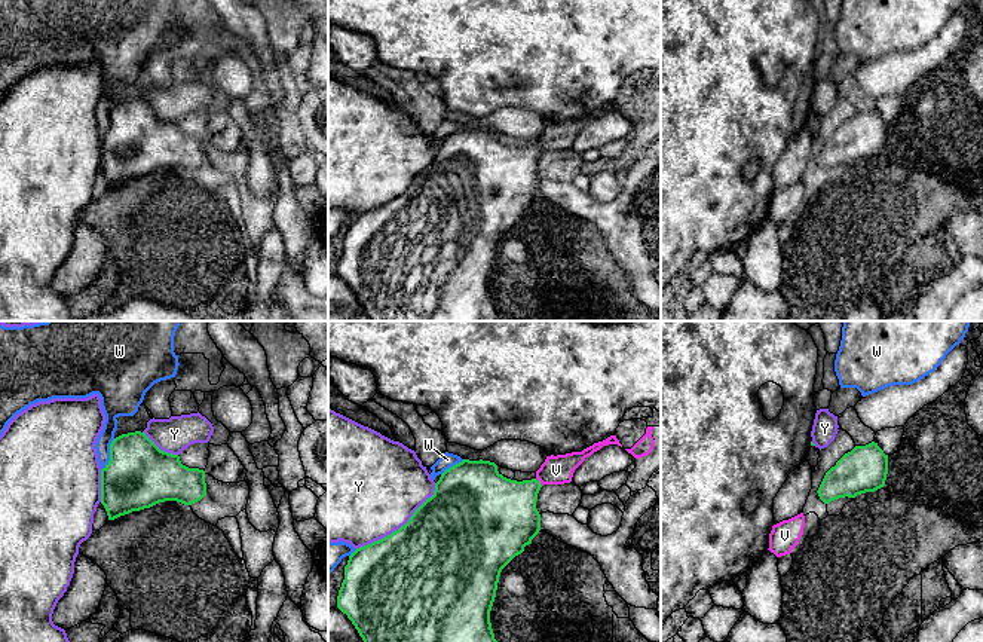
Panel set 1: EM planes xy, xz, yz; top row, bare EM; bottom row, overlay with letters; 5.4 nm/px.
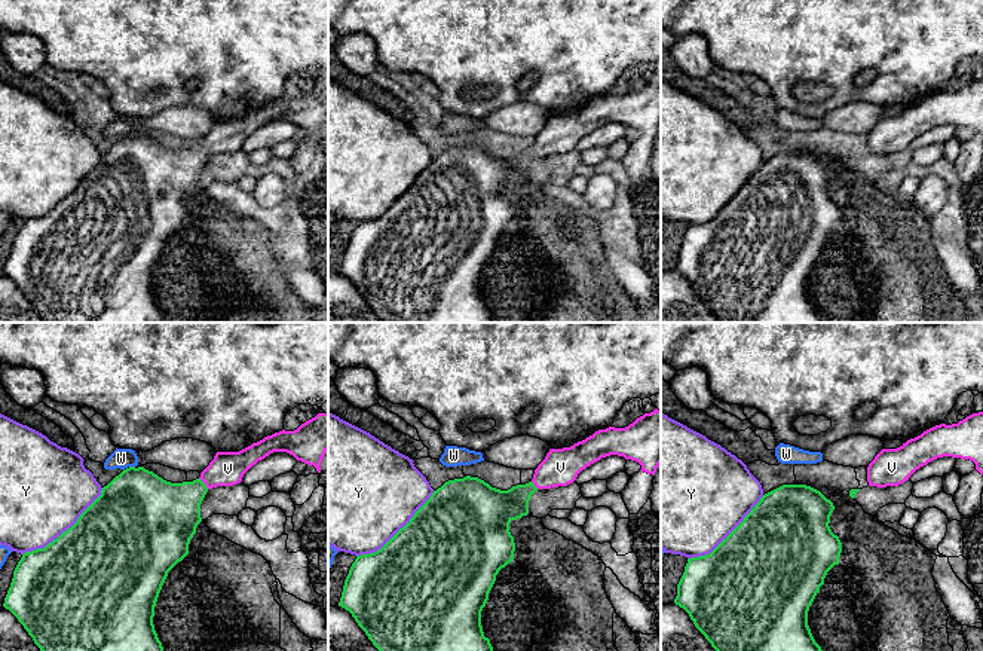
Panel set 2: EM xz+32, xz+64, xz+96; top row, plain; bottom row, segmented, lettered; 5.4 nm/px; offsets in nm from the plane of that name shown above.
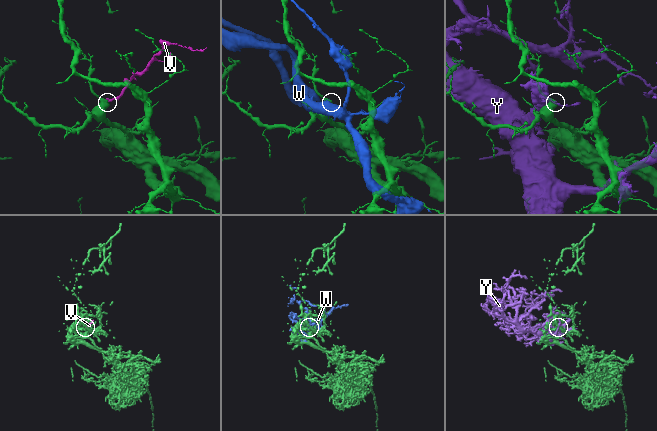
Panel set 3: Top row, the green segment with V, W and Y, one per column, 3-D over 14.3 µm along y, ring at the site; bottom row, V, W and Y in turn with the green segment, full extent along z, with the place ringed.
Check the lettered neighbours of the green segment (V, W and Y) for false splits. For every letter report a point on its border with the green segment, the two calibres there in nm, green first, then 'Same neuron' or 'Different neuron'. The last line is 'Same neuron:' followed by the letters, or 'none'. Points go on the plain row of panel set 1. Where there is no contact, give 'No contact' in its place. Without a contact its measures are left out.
V: Touches green at xz (539, 149). Thickness 360 nm (green) against 160 nm. Same neuron
W: Touches green at xy (110, 122). Thickness 360 nm (green) against 100 nm. Different neuron
Y: Touches green at xz (401, 193). Thickness 500 nm (green) against 500 nm. Different neuron
Same neuron: V

